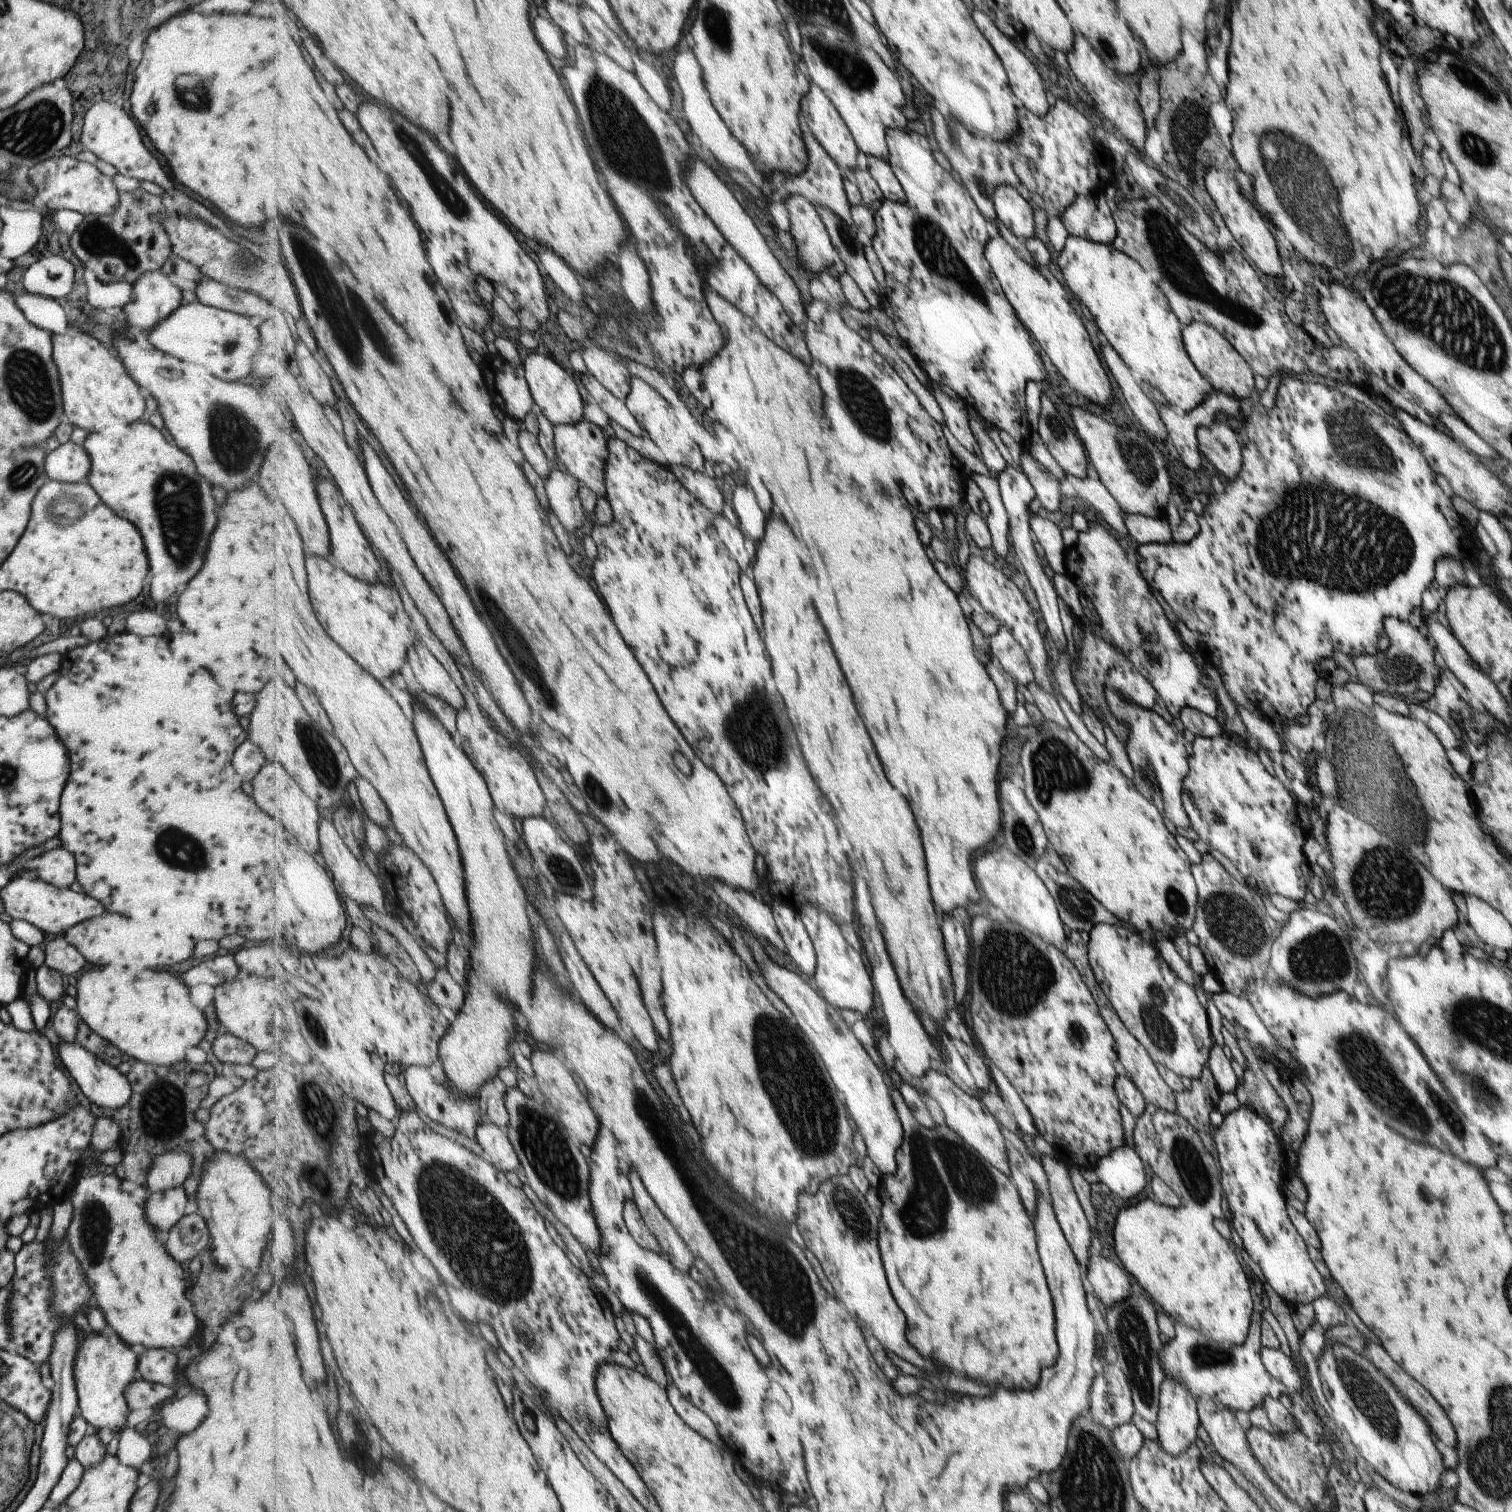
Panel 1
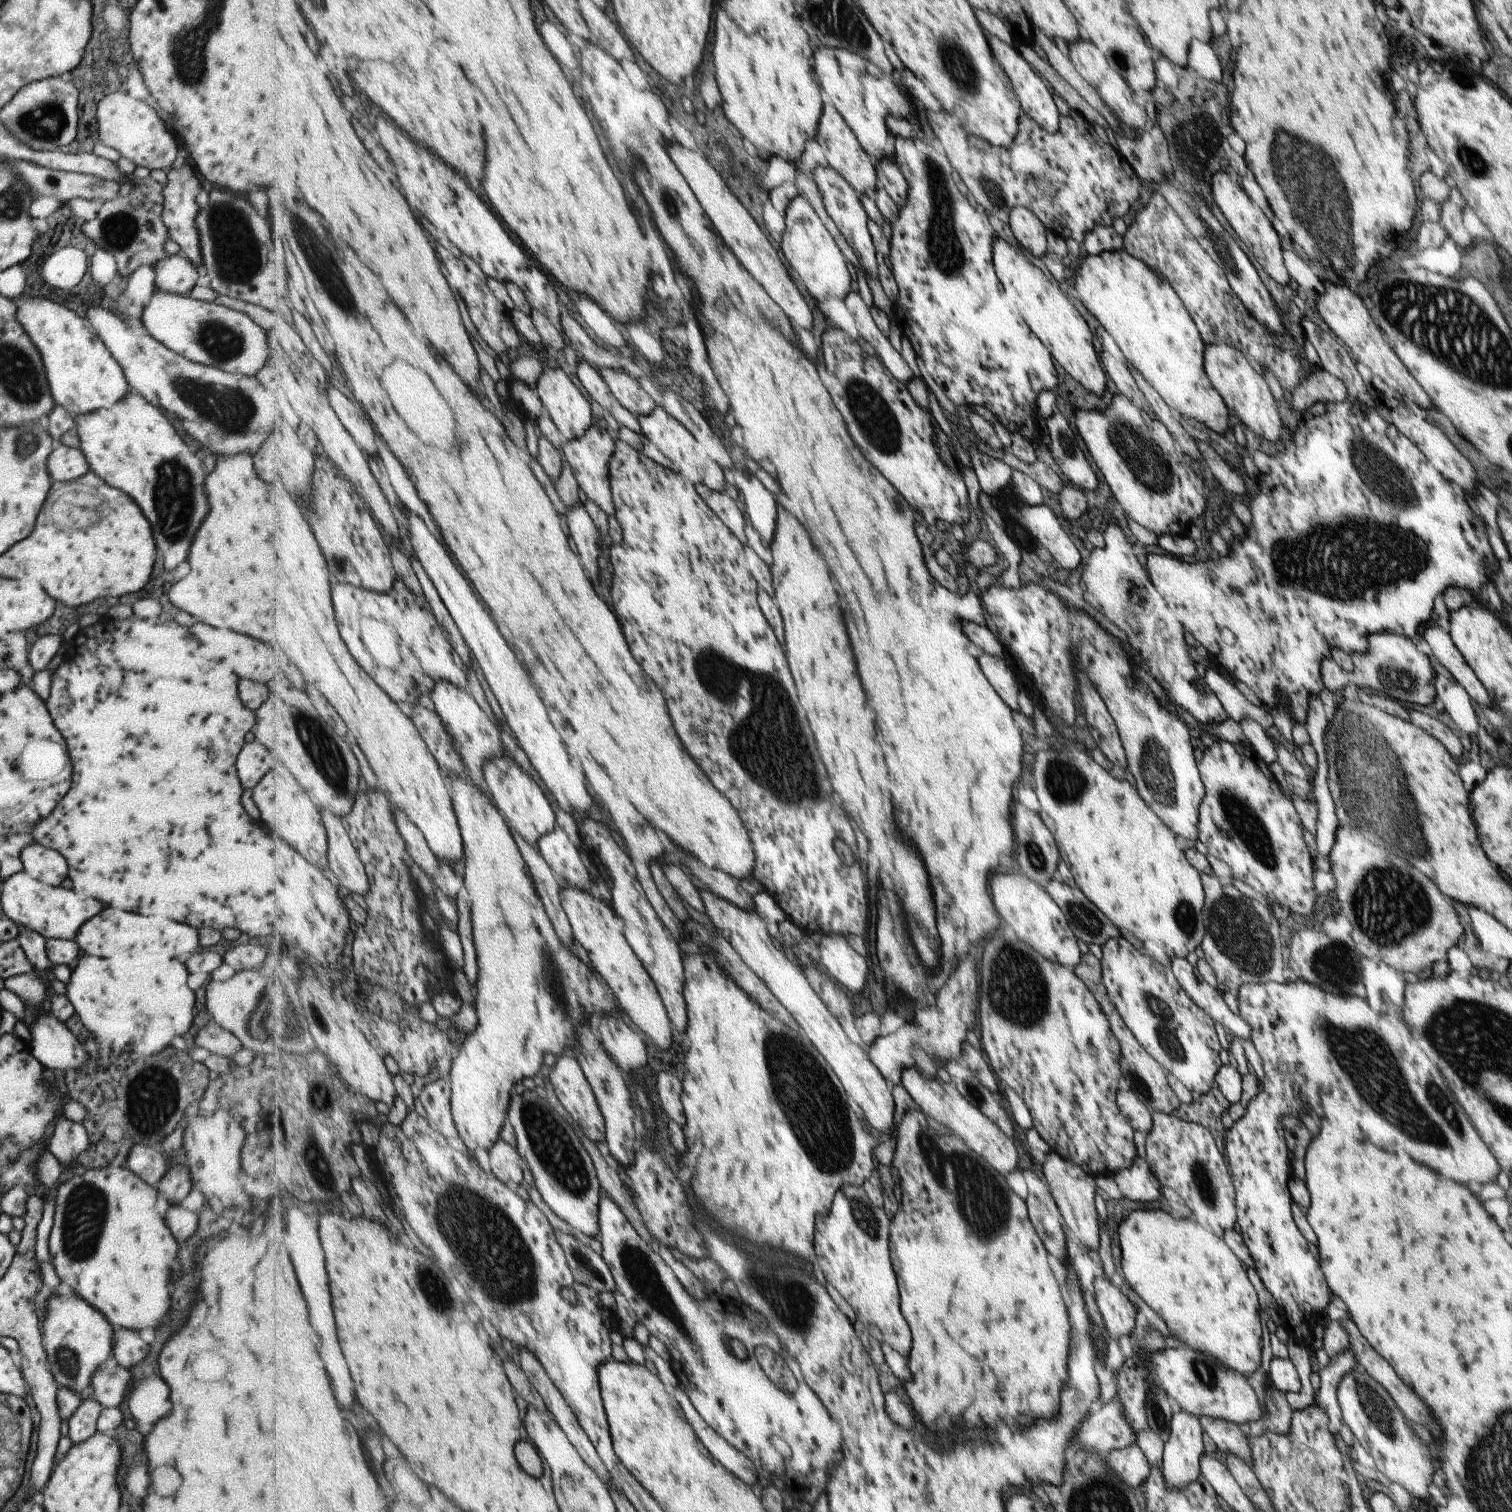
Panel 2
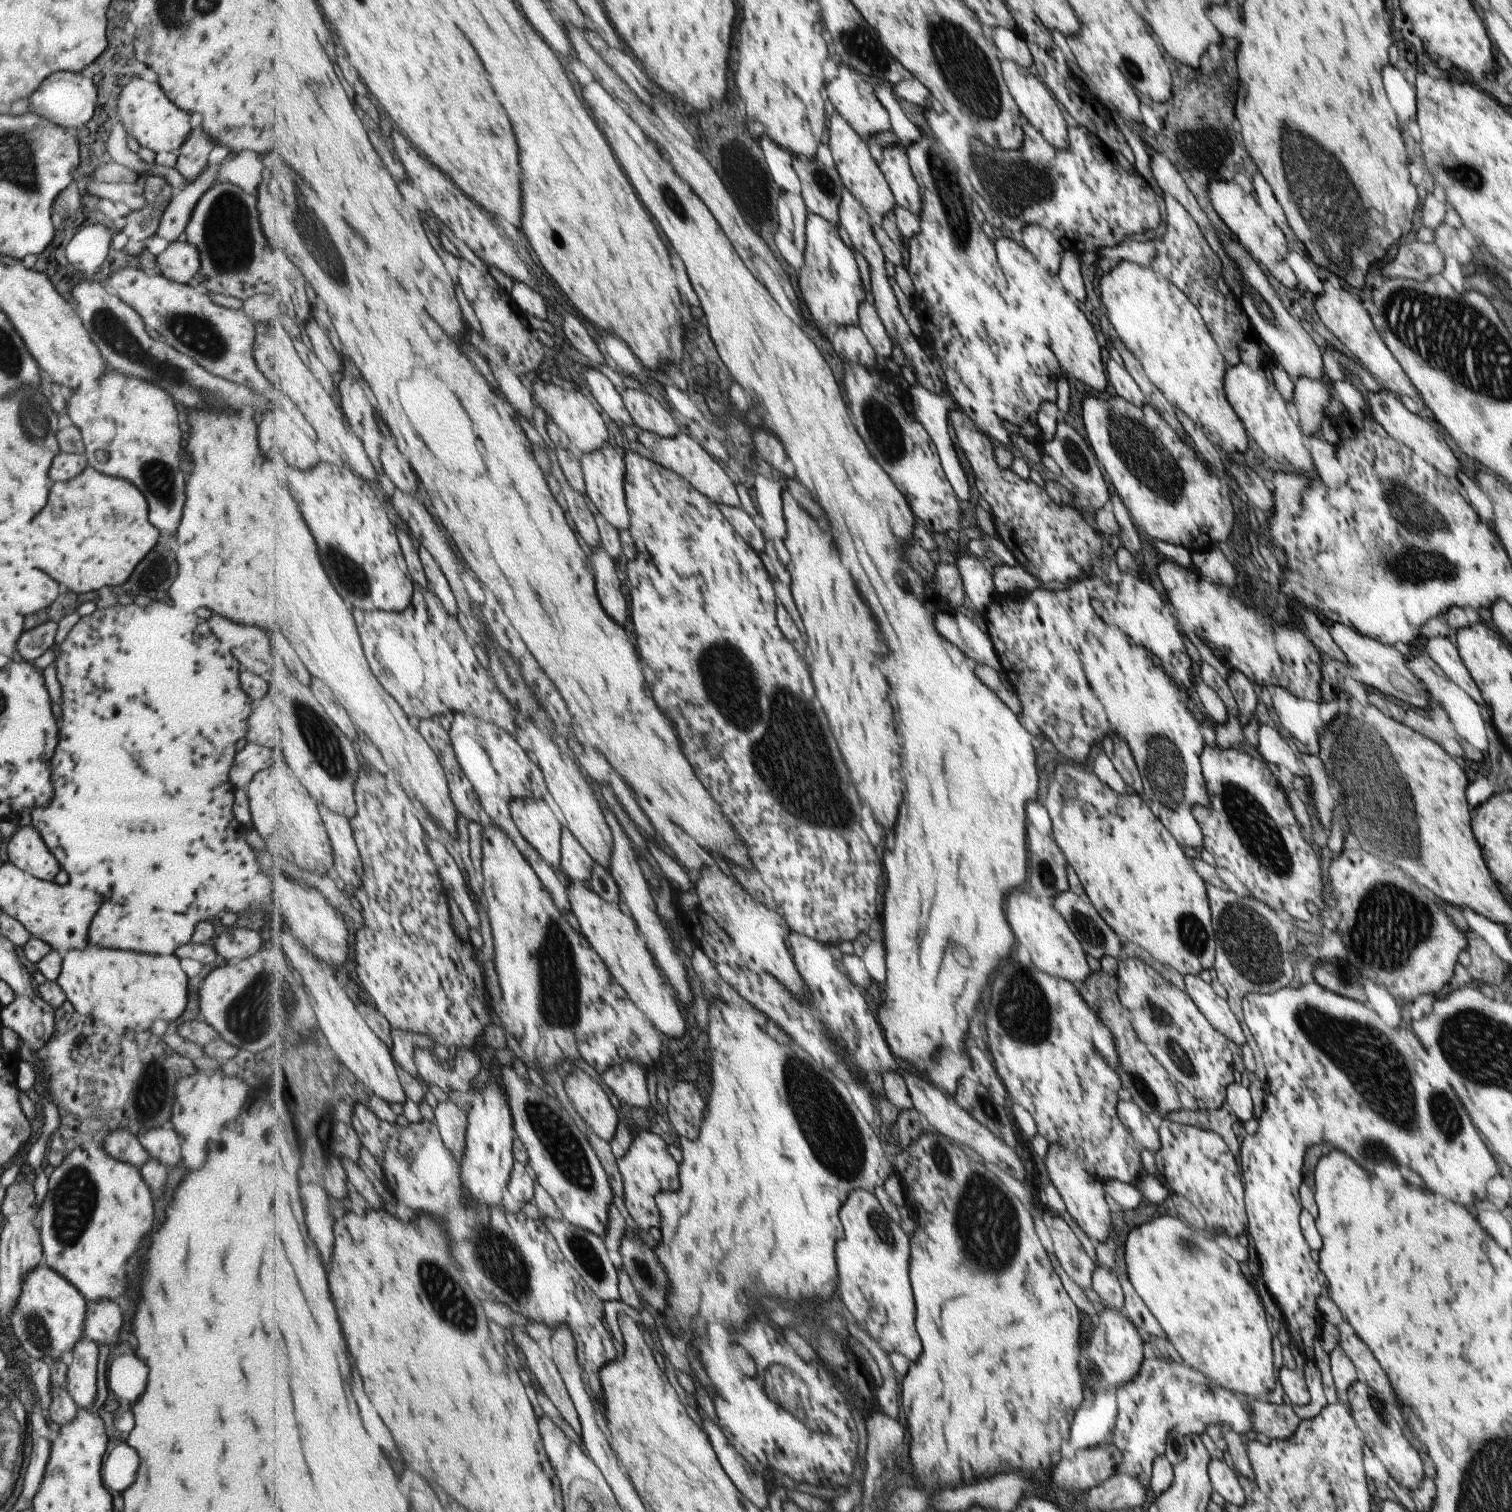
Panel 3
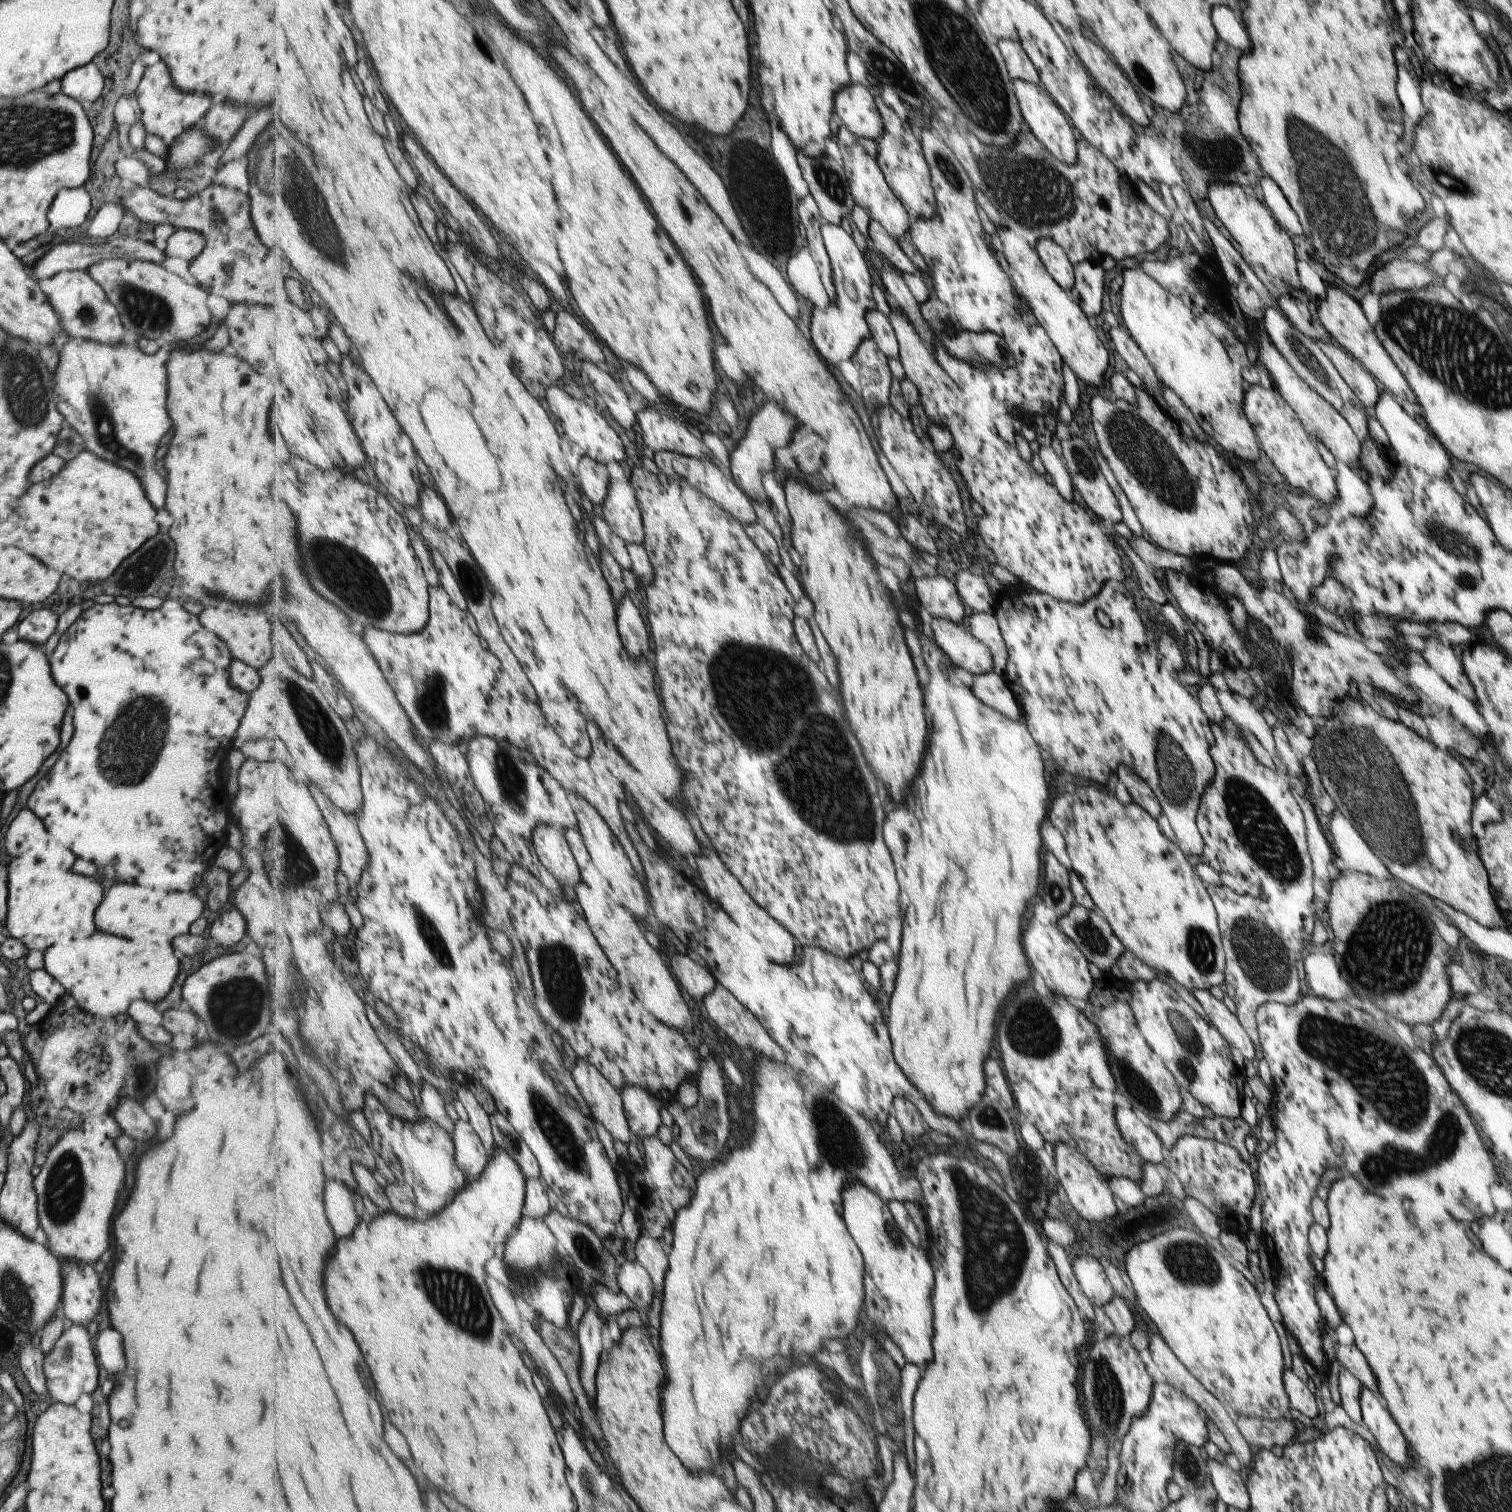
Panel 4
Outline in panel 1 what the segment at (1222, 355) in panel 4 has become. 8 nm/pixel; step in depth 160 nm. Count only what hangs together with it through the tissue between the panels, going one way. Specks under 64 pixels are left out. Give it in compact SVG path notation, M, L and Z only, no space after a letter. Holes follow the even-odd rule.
M1068 234L1057 263L1065 284L1071 287L1072 300L1076 300L1080 311L1097 324L1097 328L1103 332L1111 348L1127 365L1137 384L1147 382L1149 386L1157 388L1165 396L1165 400L1173 404L1174 409L1177 406L1177 411L1178 408L1181 408L1183 412L1193 411L1195 407L1202 404L1212 390L1212 386L1202 377L1202 373L1190 360L1184 347L1181 322L1171 310L1166 296L1149 280L1147 272L1141 270L1138 261L1128 257L1126 253L1122 253L1112 245L1092 243Z

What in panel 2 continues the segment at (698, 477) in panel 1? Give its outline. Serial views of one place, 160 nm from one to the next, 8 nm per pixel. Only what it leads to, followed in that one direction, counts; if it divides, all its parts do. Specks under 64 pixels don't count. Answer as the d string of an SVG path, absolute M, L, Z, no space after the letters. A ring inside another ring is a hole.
M702 483L696 484L700 495L705 499L705 502L717 513L717 516L725 522L725 524L743 541L747 547L749 540L745 536L745 516L741 512L741 508L737 506L737 502L728 496L725 492L710 490Z

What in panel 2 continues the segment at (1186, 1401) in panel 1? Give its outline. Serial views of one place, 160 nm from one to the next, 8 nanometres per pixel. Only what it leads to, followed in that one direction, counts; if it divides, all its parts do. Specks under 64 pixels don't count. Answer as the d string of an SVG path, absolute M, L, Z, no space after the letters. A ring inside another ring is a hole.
M1173 1409L1169 1430L1160 1471L1169 1489L1181 1491L1200 1475L1203 1431L1197 1418L1177 1409Z

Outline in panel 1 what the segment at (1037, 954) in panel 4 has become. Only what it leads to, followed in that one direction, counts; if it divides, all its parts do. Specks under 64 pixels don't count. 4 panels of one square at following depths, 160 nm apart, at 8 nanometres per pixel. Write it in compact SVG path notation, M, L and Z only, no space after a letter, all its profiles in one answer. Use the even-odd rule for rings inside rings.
M999 848L995 852L987 852L975 862L975 876L979 876L979 888L983 888L983 896L995 908L999 908L1009 921L1029 928L1031 934L1041 936L1041 940L1063 951L1066 938L1063 923L1053 897L1034 869L1020 861L1008 848Z

